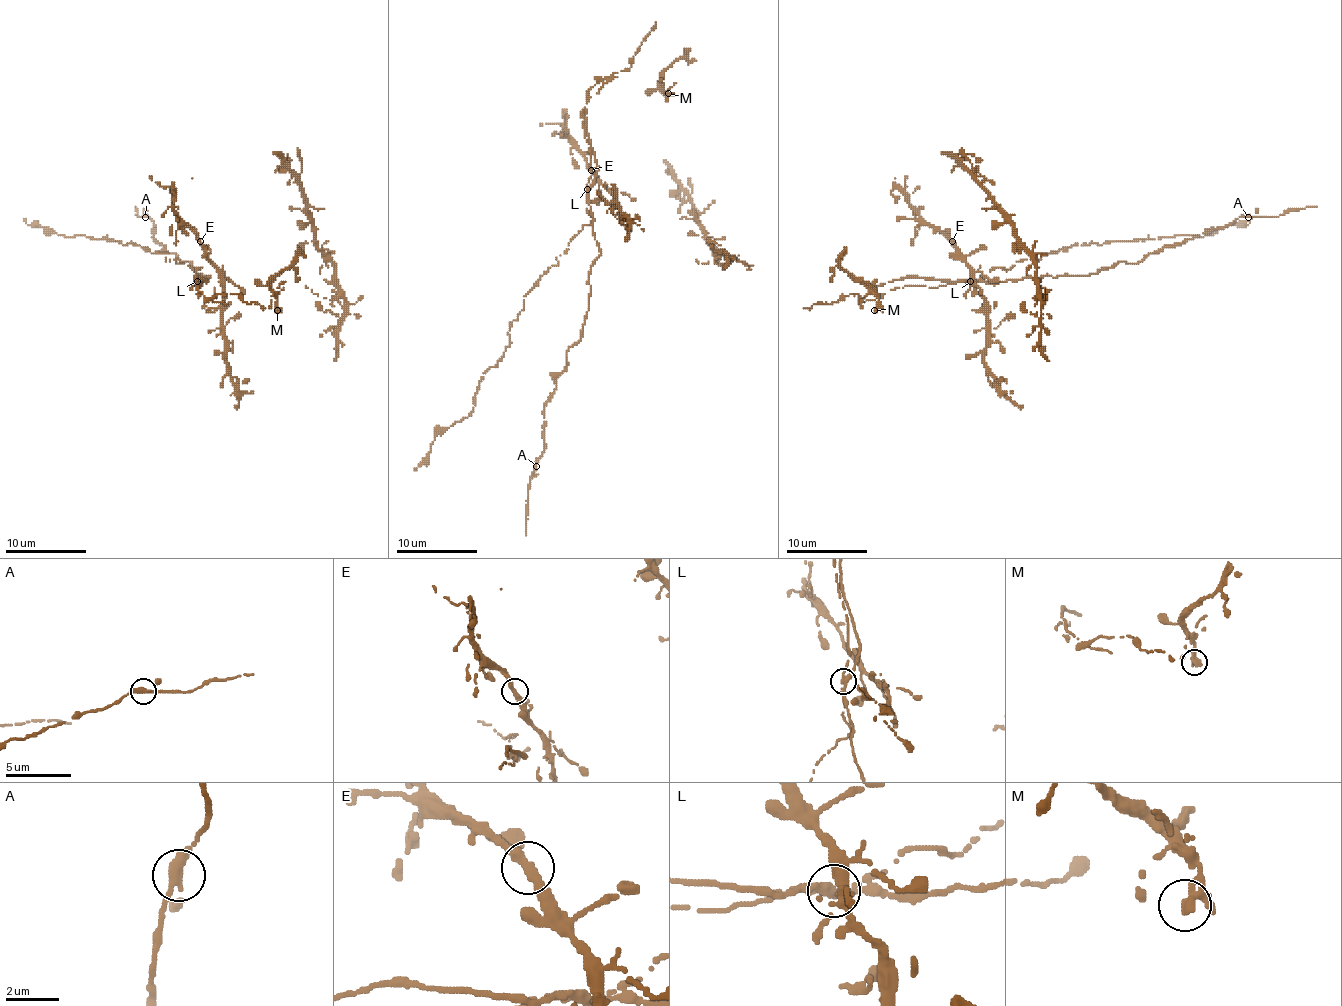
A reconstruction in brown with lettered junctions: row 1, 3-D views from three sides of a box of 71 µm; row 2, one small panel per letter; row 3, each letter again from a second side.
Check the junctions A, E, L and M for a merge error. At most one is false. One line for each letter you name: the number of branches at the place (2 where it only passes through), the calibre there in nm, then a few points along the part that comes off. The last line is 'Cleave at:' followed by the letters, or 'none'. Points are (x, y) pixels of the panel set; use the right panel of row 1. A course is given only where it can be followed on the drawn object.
L: 3 | 280 nm | (970, 282), (1077, 245), (1203, 237), (1219, 227), (1248, 225), (1252, 219)
Cleave at: L

